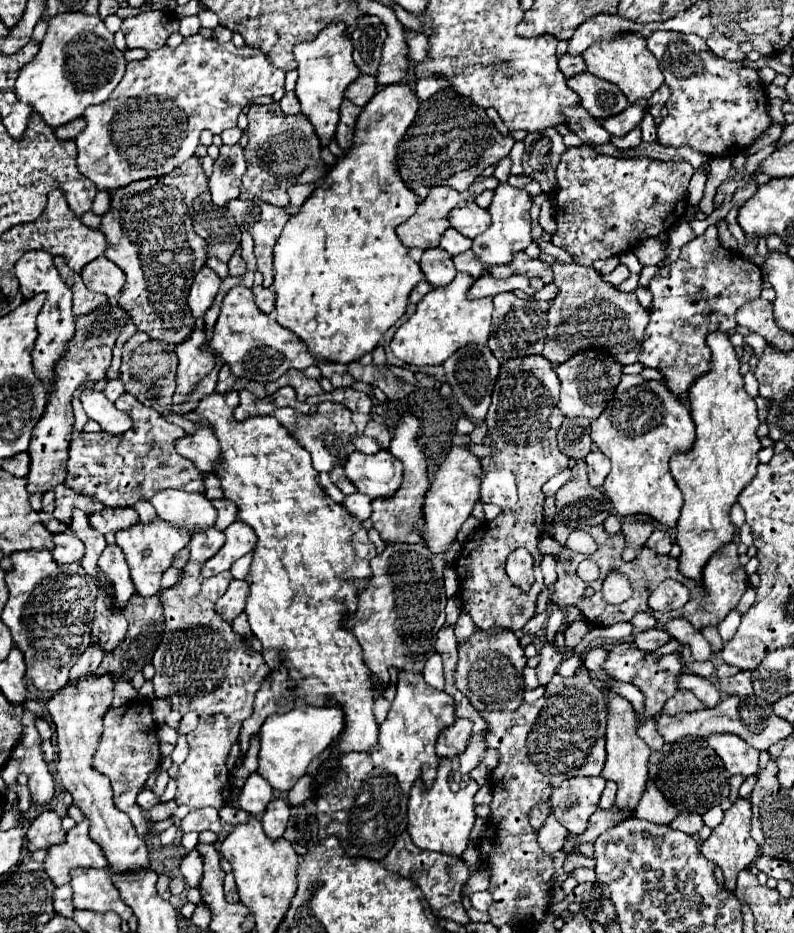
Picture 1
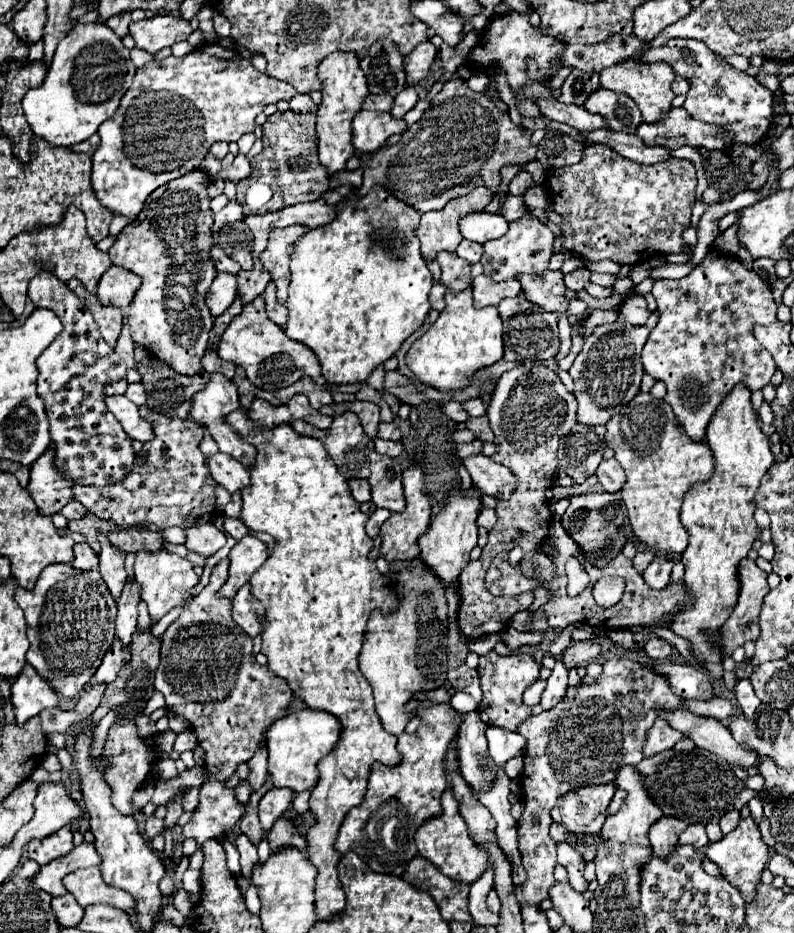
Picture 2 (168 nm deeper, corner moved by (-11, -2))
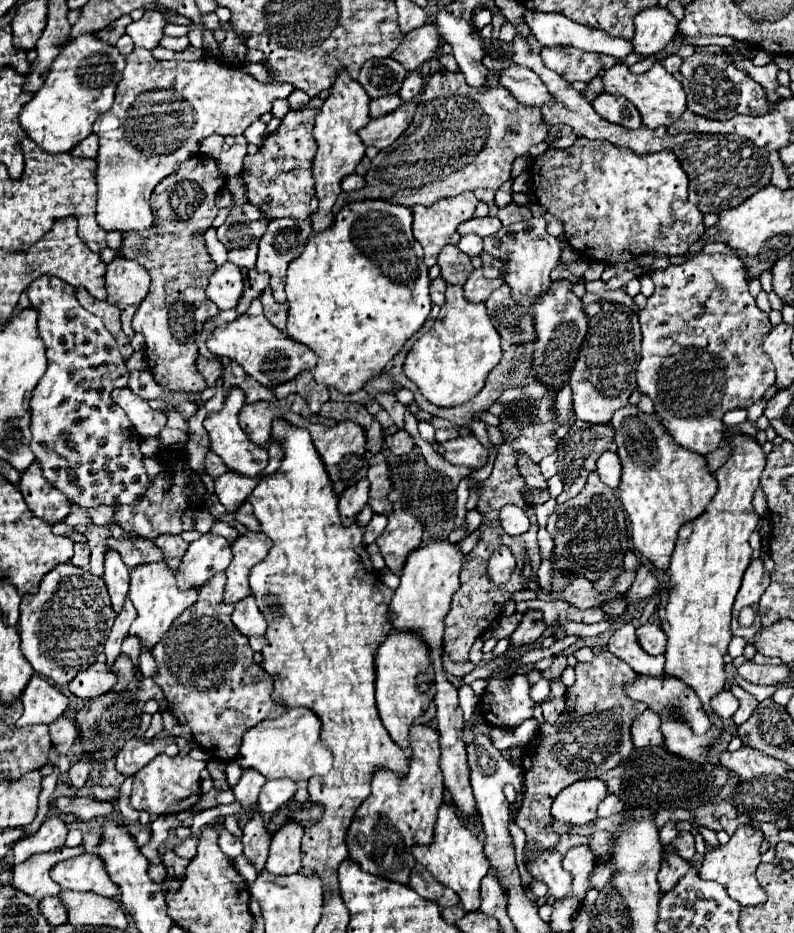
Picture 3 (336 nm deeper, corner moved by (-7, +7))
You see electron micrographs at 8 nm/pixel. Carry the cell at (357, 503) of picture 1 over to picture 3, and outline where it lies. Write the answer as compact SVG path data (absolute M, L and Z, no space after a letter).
M373 515L373 519L371 519L371 523L363 529L363 543L365 545L369 545L369 543L373 543L383 531L385 531L385 525L387 525L387 517L385 515Z

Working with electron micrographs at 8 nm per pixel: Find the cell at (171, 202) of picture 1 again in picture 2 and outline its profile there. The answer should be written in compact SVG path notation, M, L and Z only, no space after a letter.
M193 170L165 186L159 186L147 198L149 206L169 210L171 206L181 204L181 200L189 200L189 212L163 214L159 218L139 216L121 230L115 244L107 250L115 266L127 268L143 280L129 308L131 338L181 374L195 374L201 370L207 336L213 326L211 312L205 306L205 294L217 274L211 258L213 234L209 234L209 230L213 226L213 214L209 208L211 200L207 196L207 186L209 176L201 170Z

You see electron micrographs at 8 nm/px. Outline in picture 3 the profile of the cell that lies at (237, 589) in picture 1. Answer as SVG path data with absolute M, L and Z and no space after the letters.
M253 595L235 605L231 621L237 627L237 631L241 631L241 635L245 635L245 637L253 637L253 635L261 637L265 633L265 629L267 629L265 617L257 609Z

